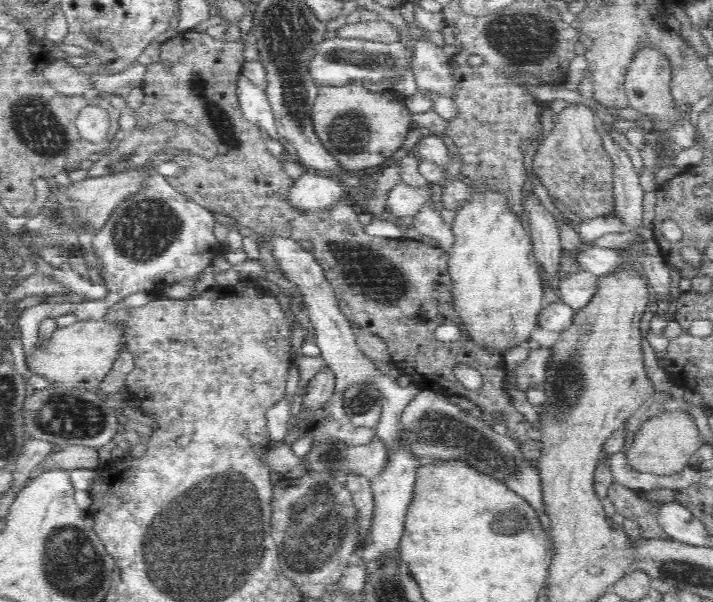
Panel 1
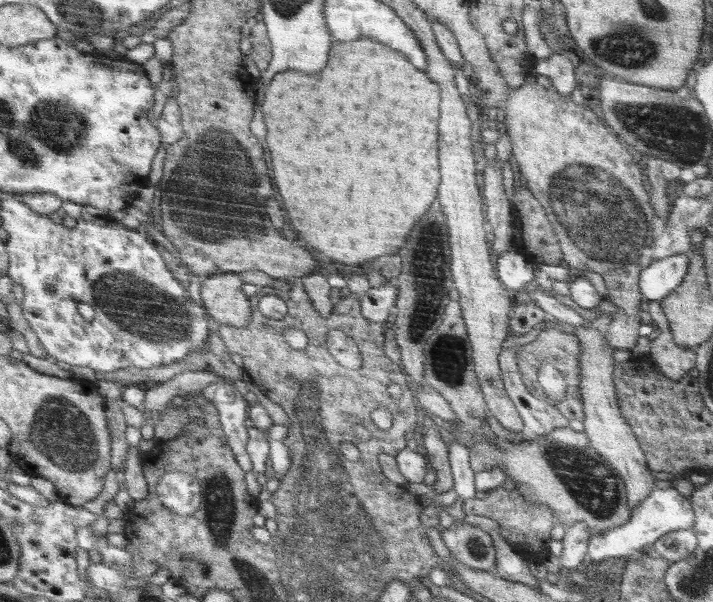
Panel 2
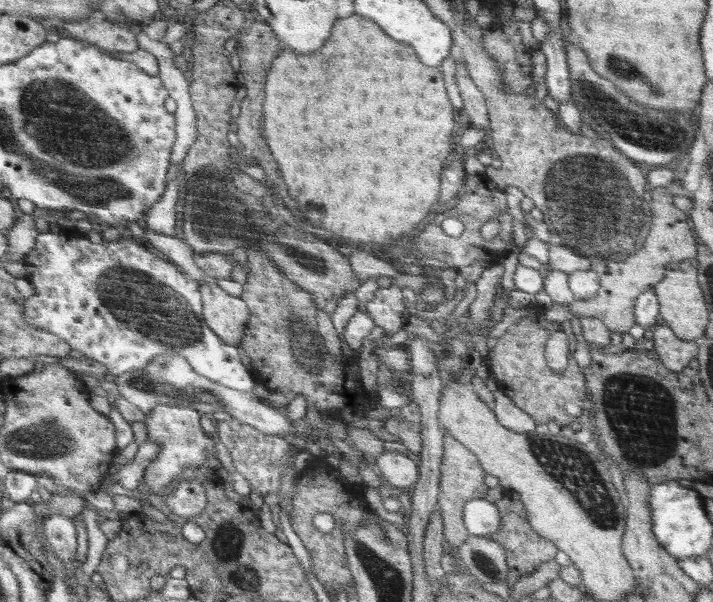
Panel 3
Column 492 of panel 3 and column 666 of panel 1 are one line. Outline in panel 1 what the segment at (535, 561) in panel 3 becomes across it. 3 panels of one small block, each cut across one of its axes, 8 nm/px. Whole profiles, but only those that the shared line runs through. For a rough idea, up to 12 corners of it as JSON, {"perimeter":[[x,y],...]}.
{"perimeter":[[614,483],[615,510],[635,521],[640,537],[672,540],[658,522],[662,503]]}

